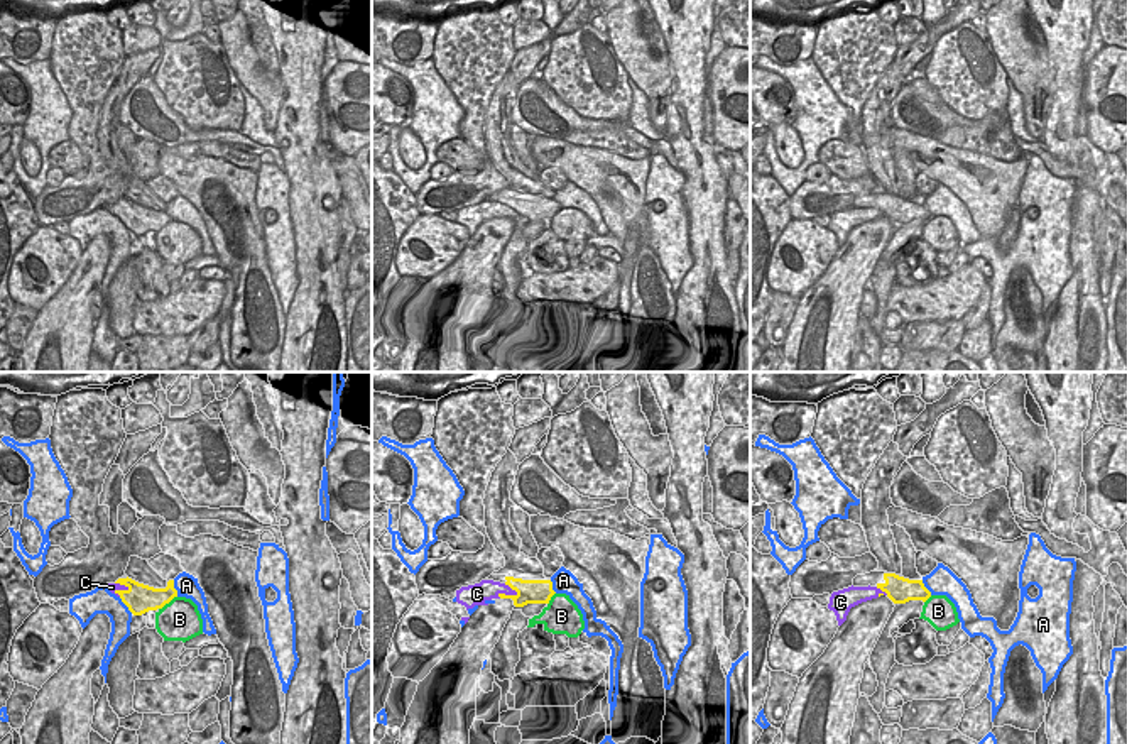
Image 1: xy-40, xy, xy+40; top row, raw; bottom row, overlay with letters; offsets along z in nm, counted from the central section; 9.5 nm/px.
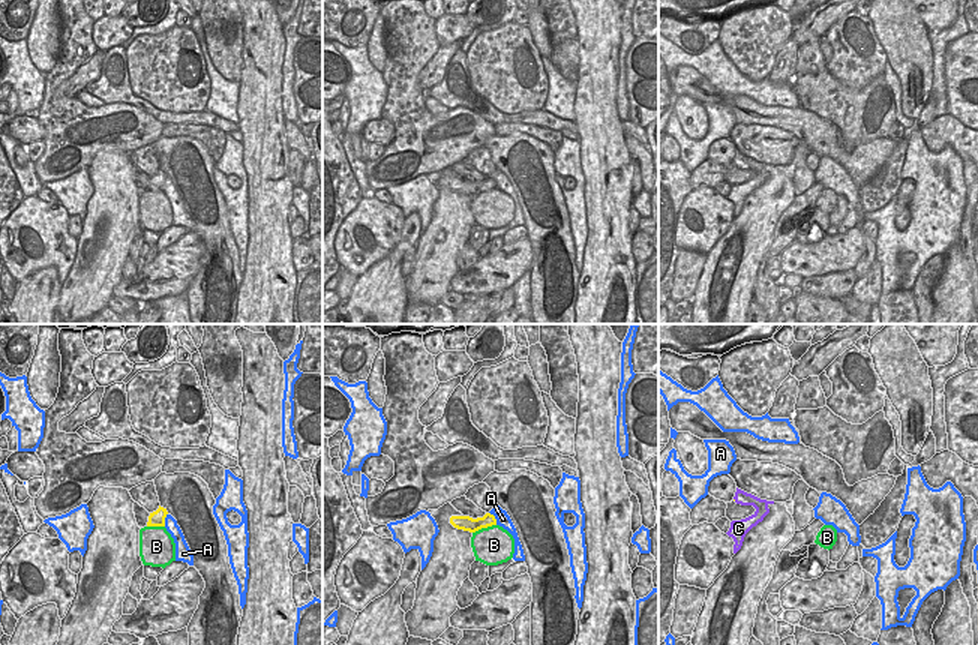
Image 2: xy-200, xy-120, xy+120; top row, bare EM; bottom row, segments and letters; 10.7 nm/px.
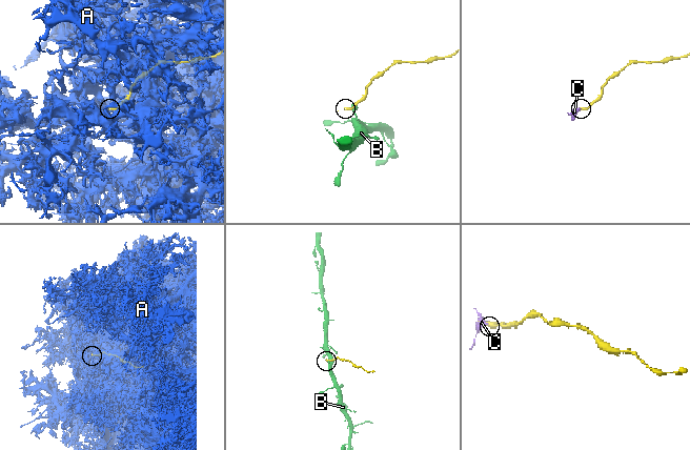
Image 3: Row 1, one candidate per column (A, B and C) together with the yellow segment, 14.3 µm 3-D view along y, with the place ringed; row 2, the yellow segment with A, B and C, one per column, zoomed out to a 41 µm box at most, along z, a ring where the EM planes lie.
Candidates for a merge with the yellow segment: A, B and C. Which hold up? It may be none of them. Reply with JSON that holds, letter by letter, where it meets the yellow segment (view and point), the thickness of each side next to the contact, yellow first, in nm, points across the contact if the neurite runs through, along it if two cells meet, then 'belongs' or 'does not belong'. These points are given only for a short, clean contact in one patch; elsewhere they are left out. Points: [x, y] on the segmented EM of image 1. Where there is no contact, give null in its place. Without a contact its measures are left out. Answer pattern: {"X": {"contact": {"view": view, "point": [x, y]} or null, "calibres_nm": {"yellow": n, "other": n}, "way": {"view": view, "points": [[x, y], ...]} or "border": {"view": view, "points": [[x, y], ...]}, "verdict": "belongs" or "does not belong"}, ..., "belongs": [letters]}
{"A": {"contact": {"view": "xy-40", "point": [174, 589]}, "calibres_nm": {"yellow": 220, "other": 220}, "verdict": "does not belong"}, "B": {"contact": {"view": "xy-40", "point": [168, 602]}, "calibres_nm": {"yellow": 260, "other": 400}, "verdict": "does not belong"}, "C": {"contact": {"view": "xy", "point": [507, 596]}, "calibres_nm": {"yellow": 220, "other": 190}, "verdict": "does not belong"}, "belongs": []}

